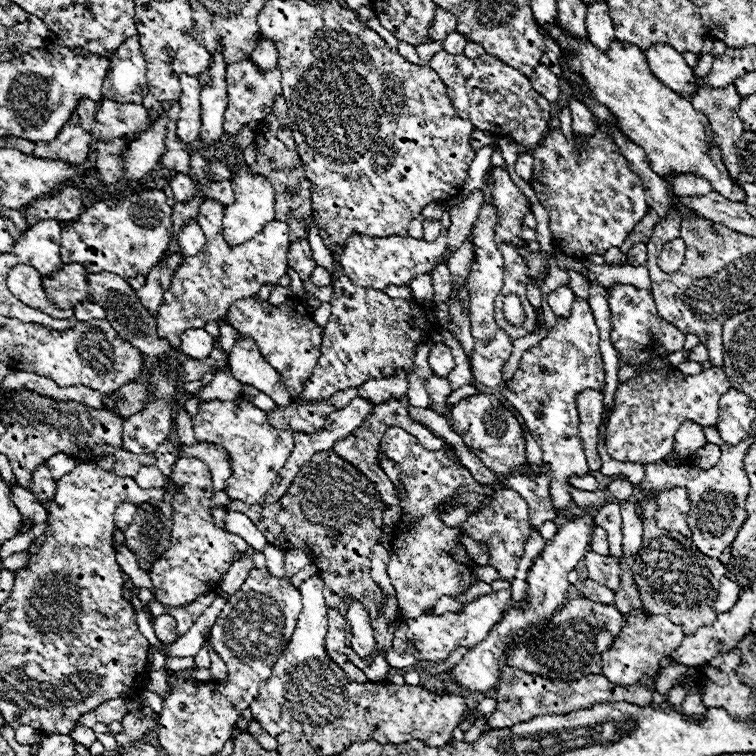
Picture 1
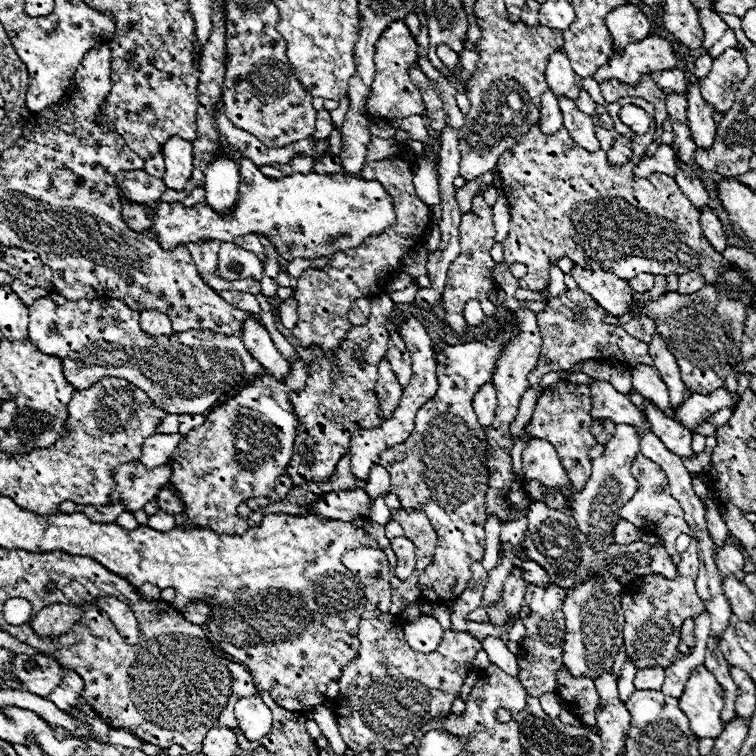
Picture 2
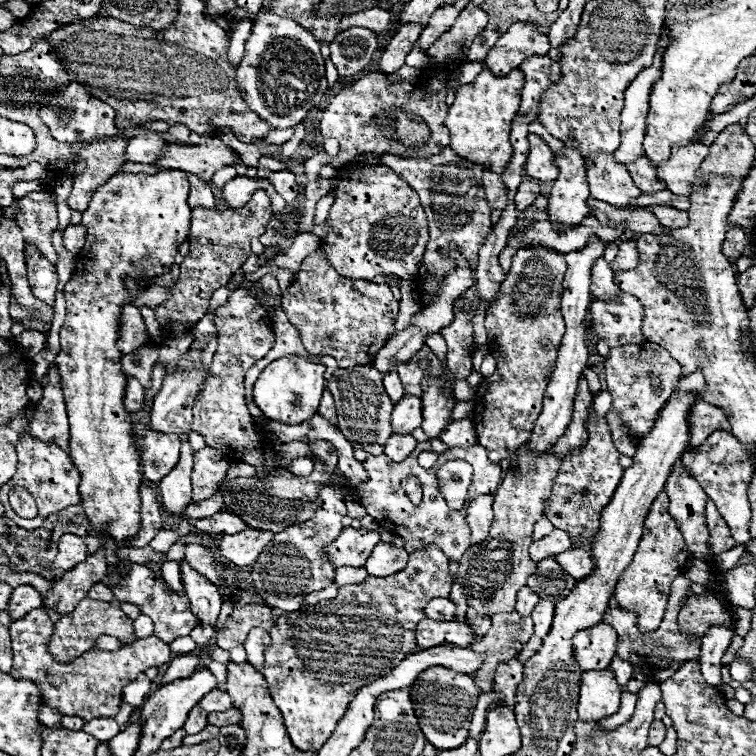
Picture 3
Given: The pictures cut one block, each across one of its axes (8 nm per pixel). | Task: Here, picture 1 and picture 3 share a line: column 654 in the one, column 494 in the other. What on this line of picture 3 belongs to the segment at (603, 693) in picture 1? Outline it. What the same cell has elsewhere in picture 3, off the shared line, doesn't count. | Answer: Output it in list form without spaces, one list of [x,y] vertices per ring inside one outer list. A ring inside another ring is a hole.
[[[518,658],[514,662],[500,662],[494,676],[494,692],[502,692],[506,696],[506,706],[514,706],[514,692],[522,682],[522,664]]]

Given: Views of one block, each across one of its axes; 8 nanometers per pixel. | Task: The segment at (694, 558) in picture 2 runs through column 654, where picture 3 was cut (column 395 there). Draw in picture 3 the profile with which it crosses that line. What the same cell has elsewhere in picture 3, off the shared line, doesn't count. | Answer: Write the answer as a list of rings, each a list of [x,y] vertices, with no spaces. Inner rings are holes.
[[[426,546],[426,550],[416,550],[414,554],[410,554],[406,570],[394,576],[368,576],[362,584],[342,586],[334,600],[324,600],[314,606],[302,606],[300,610],[282,614],[276,620],[270,630],[272,644],[266,646],[264,652],[262,674],[268,682],[274,704],[284,716],[284,724],[292,738],[292,744],[298,750],[318,752],[334,732],[334,726],[338,726],[338,722],[342,720],[342,714],[346,714],[350,702],[354,700],[354,694],[358,694],[362,686],[388,674],[406,654],[416,650],[412,634],[416,630],[416,624],[426,618],[426,602],[430,602],[432,598],[448,598],[452,584],[454,576],[450,574],[448,558],[442,554],[442,550],[438,550],[438,546]],[[316,610],[340,610],[340,618],[334,614],[324,616]]]

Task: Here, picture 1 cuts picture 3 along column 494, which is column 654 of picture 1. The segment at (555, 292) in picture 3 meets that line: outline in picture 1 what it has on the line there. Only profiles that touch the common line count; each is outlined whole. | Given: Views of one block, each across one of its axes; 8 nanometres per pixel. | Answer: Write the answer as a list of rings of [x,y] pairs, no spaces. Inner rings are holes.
[[[614,282],[608,286],[608,304],[612,312],[612,330],[610,330],[610,342],[616,348],[618,358],[624,360],[626,366],[646,364],[650,358],[666,358],[674,352],[684,350],[686,334],[680,332],[674,324],[664,322],[656,310],[652,290],[642,290],[630,284]],[[666,366],[662,370],[644,370],[636,372],[632,378],[618,384],[618,390],[614,394],[612,412],[608,416],[606,424],[606,450],[614,460],[620,462],[656,462],[668,456],[674,450],[674,434],[686,420],[700,422],[702,426],[716,426],[718,422],[718,410],[720,410],[720,396],[730,390],[730,380],[724,372],[724,366],[712,366],[702,370],[700,374],[686,376],[678,372],[674,366]]]

